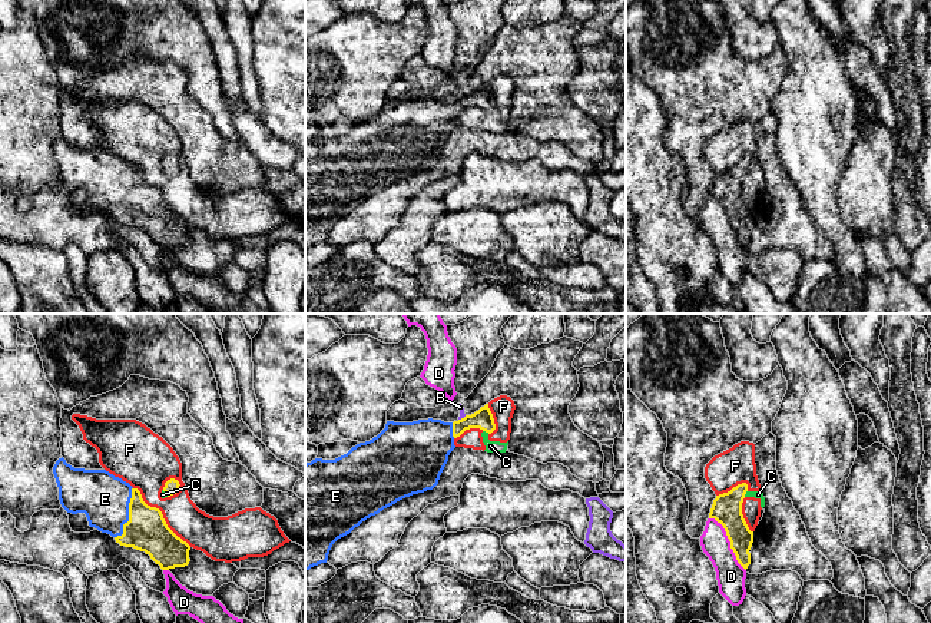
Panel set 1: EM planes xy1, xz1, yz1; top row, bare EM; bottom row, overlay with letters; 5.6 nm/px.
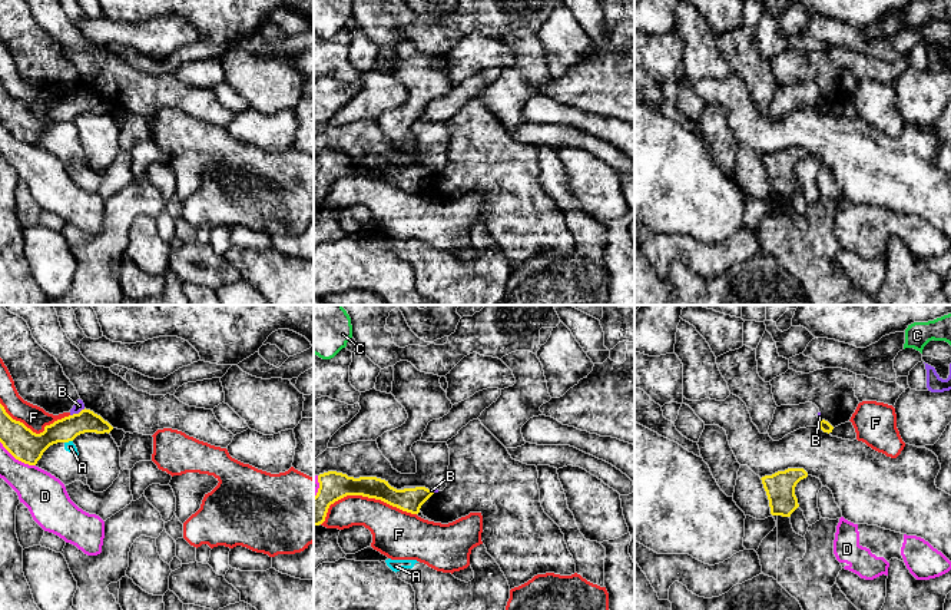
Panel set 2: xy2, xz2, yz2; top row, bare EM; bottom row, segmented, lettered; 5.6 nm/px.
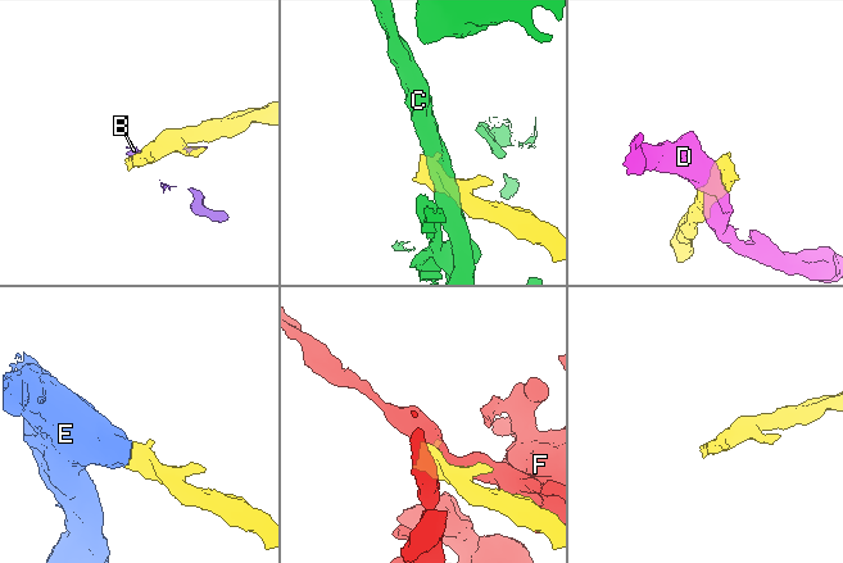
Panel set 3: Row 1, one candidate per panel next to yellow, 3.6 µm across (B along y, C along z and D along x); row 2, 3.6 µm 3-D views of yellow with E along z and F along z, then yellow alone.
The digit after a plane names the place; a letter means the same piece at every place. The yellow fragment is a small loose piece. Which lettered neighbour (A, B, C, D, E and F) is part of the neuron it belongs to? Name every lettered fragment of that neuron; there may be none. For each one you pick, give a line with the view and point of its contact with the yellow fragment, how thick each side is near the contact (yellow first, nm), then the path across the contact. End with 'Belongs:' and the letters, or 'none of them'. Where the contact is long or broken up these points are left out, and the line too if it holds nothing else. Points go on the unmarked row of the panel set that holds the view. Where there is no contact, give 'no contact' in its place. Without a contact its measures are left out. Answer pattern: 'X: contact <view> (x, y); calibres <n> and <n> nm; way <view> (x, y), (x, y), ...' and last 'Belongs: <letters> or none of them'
E: contact xy1 (129, 194); calibres 240 and 280 nm; way xy1 (146, 209), (129, 194), (105, 178)
Belongs: E

